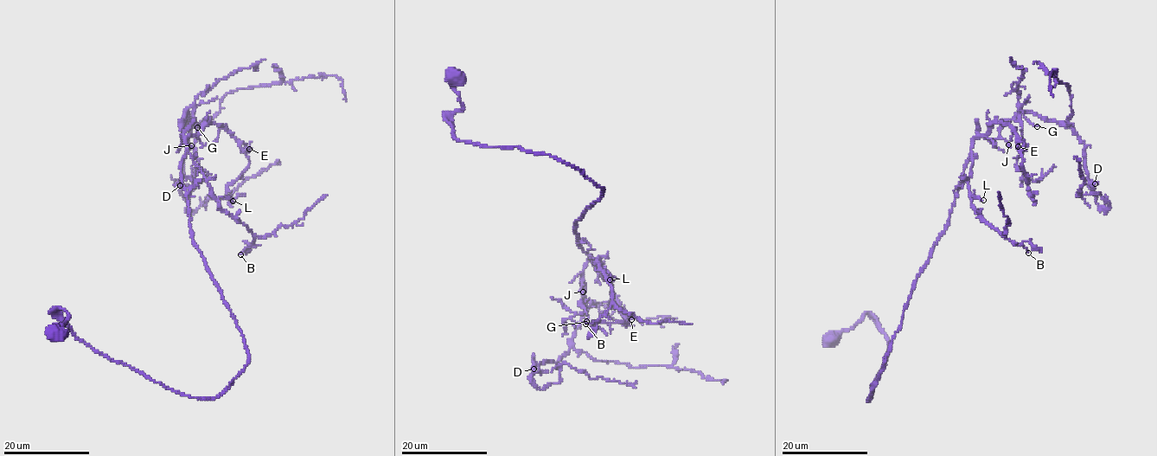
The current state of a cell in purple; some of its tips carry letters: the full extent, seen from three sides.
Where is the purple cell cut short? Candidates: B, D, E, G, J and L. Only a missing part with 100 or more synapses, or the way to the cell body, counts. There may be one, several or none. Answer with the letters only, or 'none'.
none

